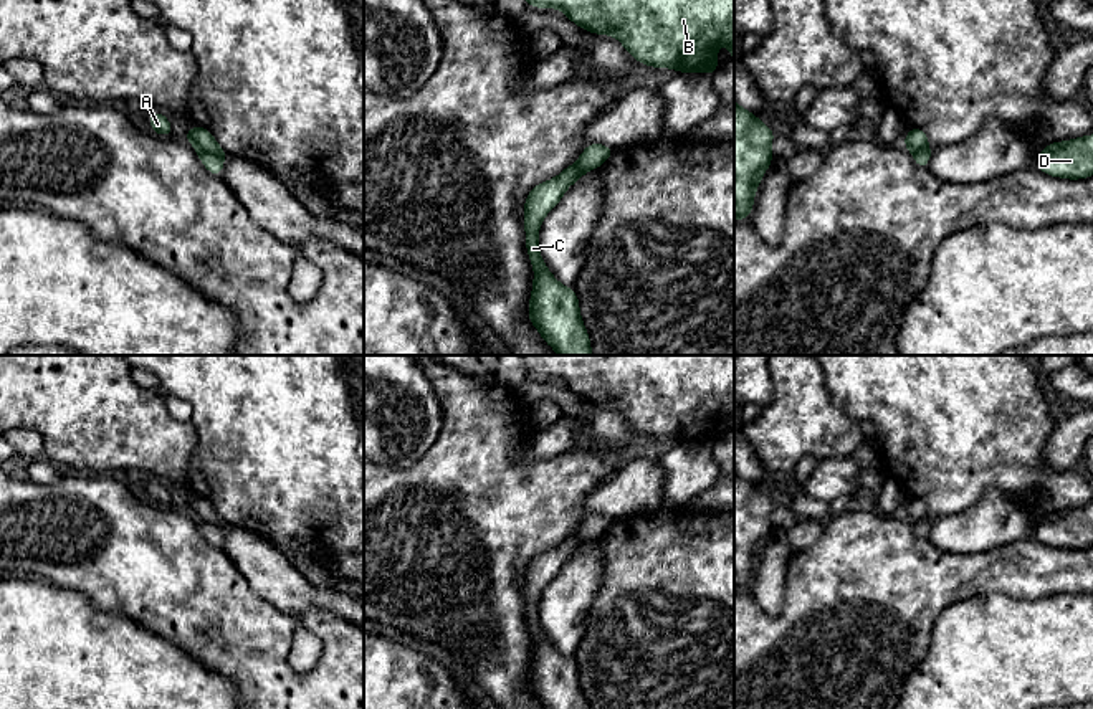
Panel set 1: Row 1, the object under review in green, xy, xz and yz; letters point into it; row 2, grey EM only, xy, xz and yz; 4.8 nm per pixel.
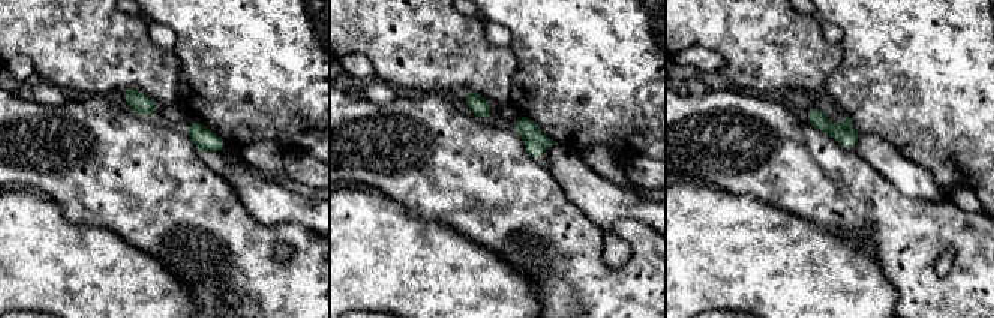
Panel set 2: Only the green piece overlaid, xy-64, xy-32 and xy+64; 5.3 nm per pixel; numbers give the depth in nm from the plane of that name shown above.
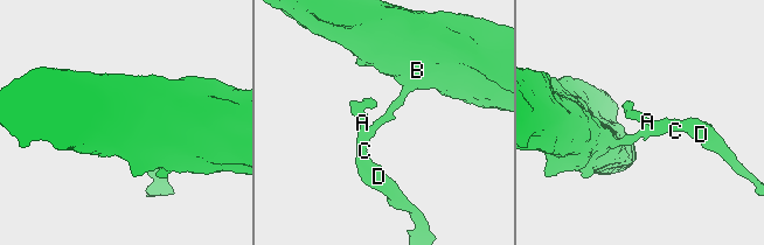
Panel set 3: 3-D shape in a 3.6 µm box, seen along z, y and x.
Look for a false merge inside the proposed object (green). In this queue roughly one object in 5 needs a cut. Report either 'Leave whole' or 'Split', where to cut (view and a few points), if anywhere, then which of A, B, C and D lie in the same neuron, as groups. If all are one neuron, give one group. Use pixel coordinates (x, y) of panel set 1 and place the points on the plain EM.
Split. Split along xy (195, 516), (220, 529). Groups: A C D / B

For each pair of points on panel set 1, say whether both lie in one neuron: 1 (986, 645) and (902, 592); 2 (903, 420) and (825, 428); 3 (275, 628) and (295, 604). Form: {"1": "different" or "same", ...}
{"1": "different", "2": "different", "3": "different"}

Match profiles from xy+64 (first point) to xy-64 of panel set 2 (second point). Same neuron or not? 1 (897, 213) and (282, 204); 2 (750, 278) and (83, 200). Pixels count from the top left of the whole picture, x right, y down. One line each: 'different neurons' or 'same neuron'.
1: different neurons
2: different neurons

